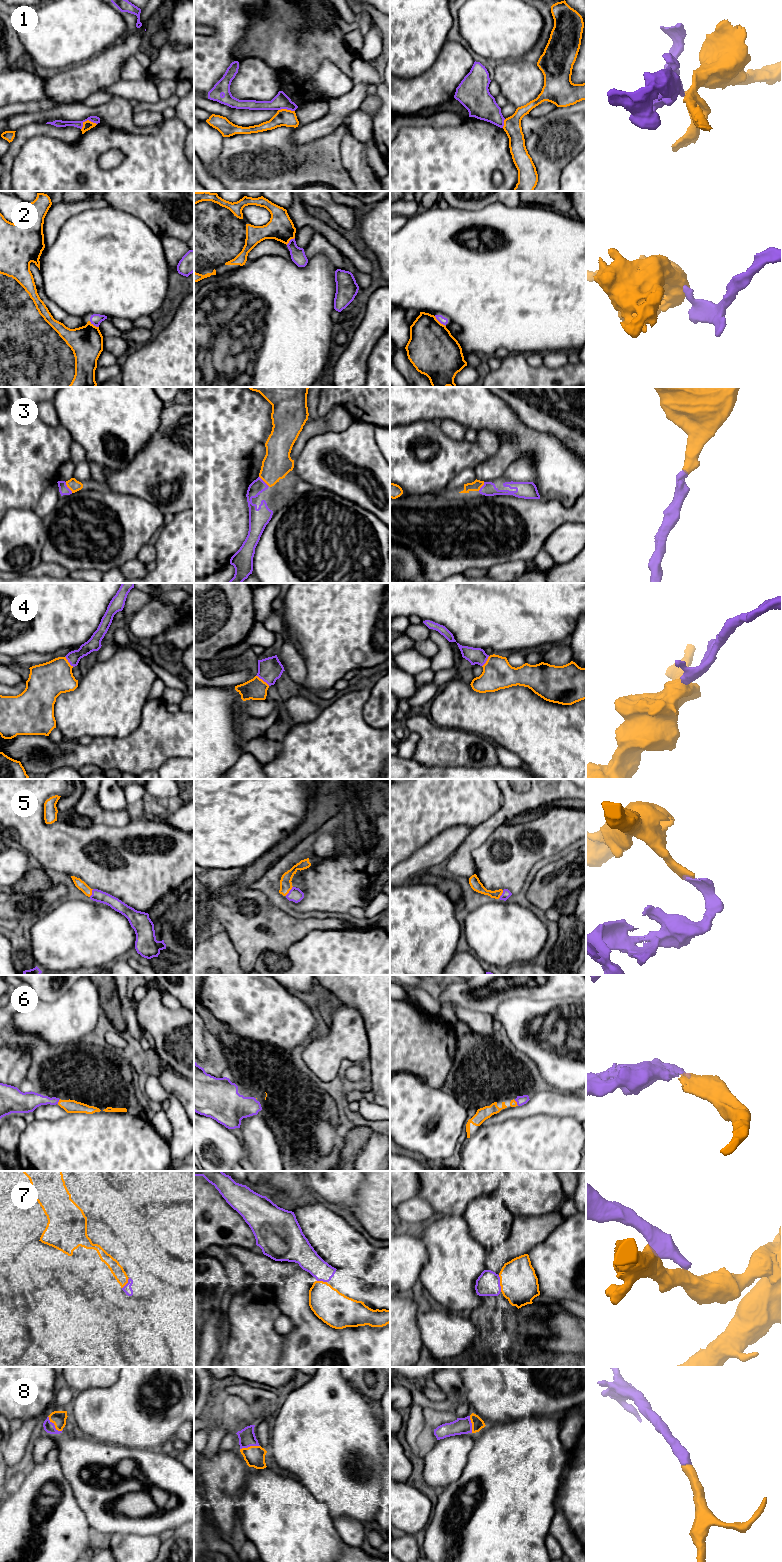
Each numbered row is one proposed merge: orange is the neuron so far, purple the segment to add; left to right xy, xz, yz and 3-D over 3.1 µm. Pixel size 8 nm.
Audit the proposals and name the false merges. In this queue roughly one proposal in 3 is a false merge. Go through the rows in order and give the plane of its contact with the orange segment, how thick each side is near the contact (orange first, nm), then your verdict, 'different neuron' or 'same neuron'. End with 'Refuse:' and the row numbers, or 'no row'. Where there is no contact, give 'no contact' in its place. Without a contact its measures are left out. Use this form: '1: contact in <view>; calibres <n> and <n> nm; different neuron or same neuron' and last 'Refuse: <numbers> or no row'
1: contact in xy; calibres 80 and 60 nm; different neuron
2: contact in yz; calibres 400 and 60 nm; different neuron
3: contact in xy; calibres 90 and 80 nm; same neuron
4: contact in xz; calibres 180 and 200 nm; same neuron
5: contact in xz; calibres 100 and 110 nm; same neuron
6: contact in xy; calibres 110 and 160 nm; same neuron
7: contact in yz; calibres 300 and 190 nm; same neuron
8: contact in xy; calibres 110 and 90 nm; same neuron
Refuse: 1, 2

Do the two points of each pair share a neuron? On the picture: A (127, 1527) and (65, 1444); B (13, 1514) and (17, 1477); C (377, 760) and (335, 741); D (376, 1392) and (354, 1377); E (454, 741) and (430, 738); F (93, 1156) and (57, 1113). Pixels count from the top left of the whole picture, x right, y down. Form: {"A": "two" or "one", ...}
{"A": "one", "B": "two", "C": "one", "D": "one", "E": "one", "F": "two"}

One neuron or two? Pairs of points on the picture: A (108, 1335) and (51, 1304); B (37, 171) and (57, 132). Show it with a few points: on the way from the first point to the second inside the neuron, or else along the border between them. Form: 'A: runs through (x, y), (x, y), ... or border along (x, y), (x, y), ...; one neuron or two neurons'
A: runs through (94, 1332), (83, 1332), (65, 1314); one neuron
B: border along (30, 138), (50, 136), (65, 143), (77, 141); two neurons

